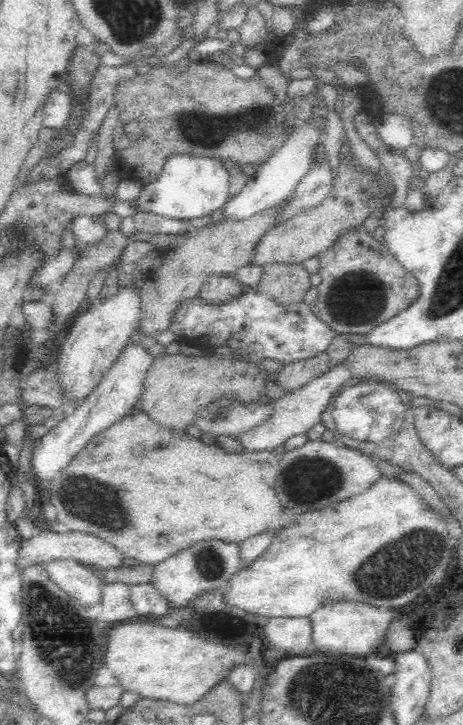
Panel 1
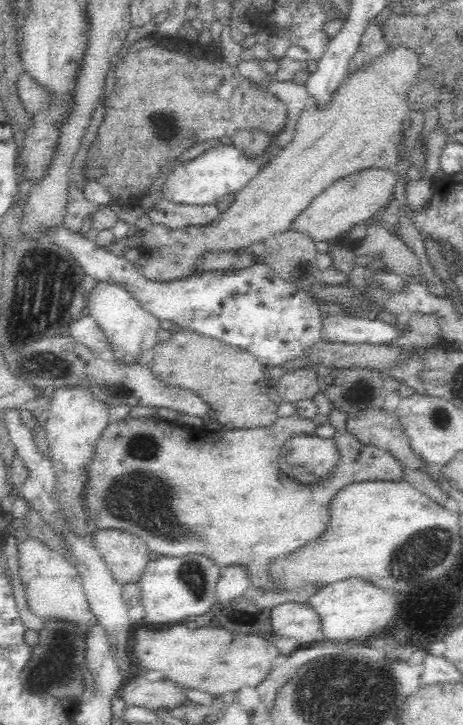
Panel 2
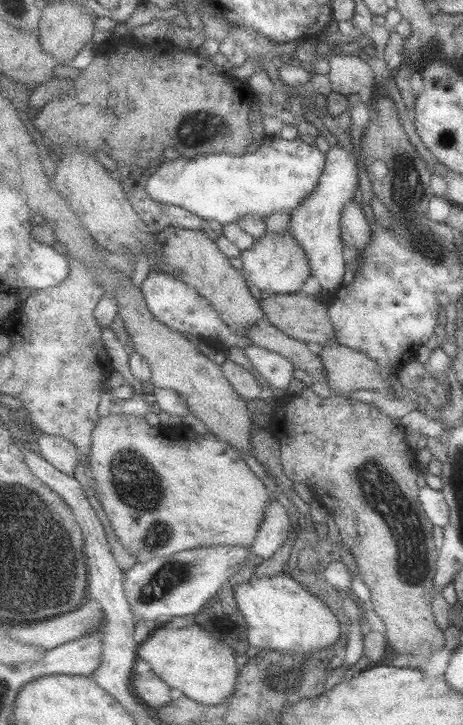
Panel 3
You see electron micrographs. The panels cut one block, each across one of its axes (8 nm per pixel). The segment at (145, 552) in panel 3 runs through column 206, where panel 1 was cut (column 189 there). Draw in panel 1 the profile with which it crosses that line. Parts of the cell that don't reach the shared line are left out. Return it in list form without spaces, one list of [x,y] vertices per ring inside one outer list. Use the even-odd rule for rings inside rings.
[[[136,412],[136,414],[130,414],[124,416],[118,422],[113,425],[107,426],[104,430],[97,432],[90,439],[90,442],[76,454],[74,460],[65,466],[59,473],[56,473],[50,484],[47,484],[45,492],[49,493],[51,503],[55,507],[58,522],[66,524],[70,531],[83,532],[88,534],[98,535],[102,539],[106,539],[112,545],[118,547],[124,558],[133,558],[137,562],[154,564],[162,562],[170,555],[175,555],[181,550],[196,544],[196,542],[202,542],[202,540],[210,540],[210,538],[218,538],[222,542],[228,542],[228,544],[238,544],[252,536],[258,536],[258,534],[266,534],[266,532],[278,532],[282,530],[284,526],[292,524],[292,518],[284,516],[284,510],[278,496],[276,496],[275,484],[277,480],[277,468],[281,456],[286,452],[284,444],[275,446],[274,448],[257,450],[246,449],[243,446],[240,452],[228,452],[224,450],[220,444],[215,441],[208,440],[207,438],[195,438],[191,437],[187,432],[182,429],[174,429],[174,427],[166,427],[162,423],[158,423],[156,419],[151,418],[148,414]]]

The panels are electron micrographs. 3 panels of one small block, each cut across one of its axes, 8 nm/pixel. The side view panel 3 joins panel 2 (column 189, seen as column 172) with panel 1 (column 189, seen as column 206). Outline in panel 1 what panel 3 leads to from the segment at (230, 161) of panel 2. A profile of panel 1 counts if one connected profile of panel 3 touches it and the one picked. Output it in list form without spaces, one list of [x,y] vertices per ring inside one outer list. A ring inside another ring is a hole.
[[[180,154],[172,156],[156,182],[146,183],[133,206],[138,211],[150,211],[177,219],[211,215],[230,200],[230,179],[225,162],[216,158]]]

